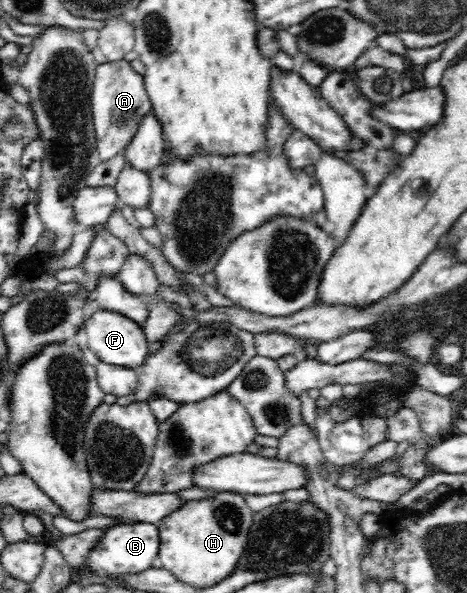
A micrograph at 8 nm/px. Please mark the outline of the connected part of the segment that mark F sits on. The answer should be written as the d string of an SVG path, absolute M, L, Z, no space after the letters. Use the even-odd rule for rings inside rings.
M95 311L83 323L83 336L80 337L84 347L93 351L99 359L115 366L138 370L149 354L149 345L142 327L135 320L116 311Z

